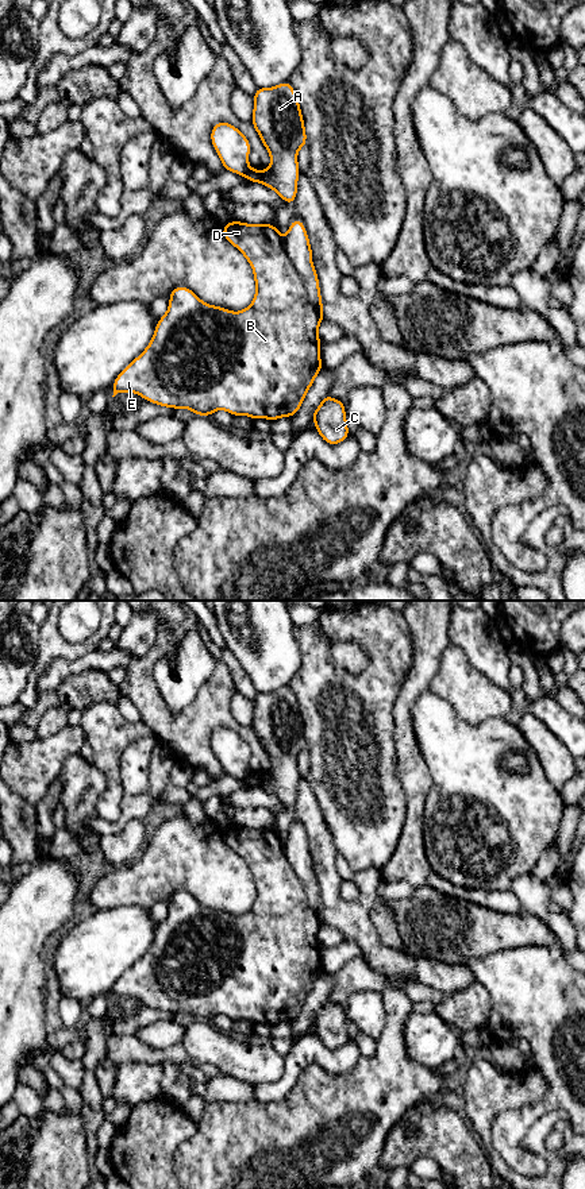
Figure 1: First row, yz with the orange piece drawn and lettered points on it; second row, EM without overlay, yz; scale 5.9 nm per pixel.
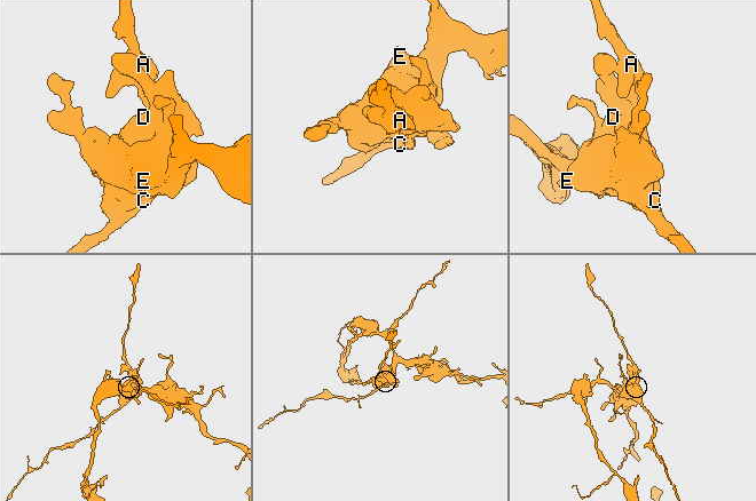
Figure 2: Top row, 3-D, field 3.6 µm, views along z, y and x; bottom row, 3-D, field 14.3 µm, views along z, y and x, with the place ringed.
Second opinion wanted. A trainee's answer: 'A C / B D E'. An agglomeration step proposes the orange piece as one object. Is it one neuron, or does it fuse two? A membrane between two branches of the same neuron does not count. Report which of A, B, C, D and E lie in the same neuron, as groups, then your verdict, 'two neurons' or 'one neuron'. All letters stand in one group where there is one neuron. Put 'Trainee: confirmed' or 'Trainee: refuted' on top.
Trainee: confirmed
A C / B D E | two neurons

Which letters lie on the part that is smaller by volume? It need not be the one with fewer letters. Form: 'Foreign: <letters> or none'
Foreign: A, C

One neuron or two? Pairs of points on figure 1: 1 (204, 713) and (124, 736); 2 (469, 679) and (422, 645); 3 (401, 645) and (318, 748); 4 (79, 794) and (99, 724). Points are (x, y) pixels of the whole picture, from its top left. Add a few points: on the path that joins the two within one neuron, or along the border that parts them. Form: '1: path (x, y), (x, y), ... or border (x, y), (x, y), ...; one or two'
1: border (141, 721), (154, 734); two
2: border (450, 643), (428, 688); two
3: path (383, 672), (346, 709), (335, 713), (334, 721); one
4: border (95, 764), (106, 779), (106, 790), (102, 795); two

